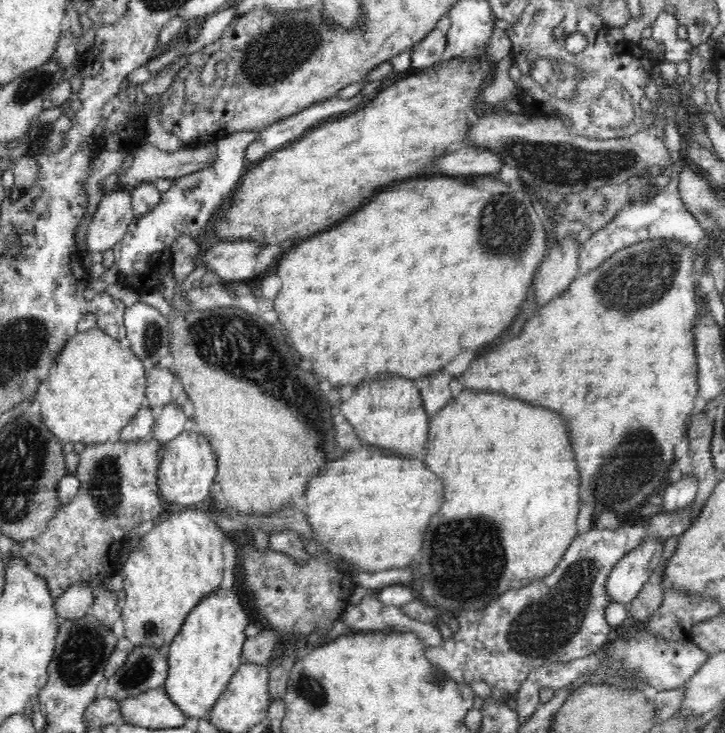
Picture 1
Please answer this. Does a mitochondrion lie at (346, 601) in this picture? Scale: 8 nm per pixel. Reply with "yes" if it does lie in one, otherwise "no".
no

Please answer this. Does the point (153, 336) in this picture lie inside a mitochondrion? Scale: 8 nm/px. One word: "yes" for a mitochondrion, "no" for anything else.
yes

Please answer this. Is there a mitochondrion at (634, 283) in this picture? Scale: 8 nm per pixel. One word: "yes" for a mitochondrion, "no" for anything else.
yes

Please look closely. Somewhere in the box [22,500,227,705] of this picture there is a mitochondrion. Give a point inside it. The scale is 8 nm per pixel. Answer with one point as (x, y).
(84, 650)

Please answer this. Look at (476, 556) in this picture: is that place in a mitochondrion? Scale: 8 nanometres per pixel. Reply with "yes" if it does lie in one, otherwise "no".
yes

